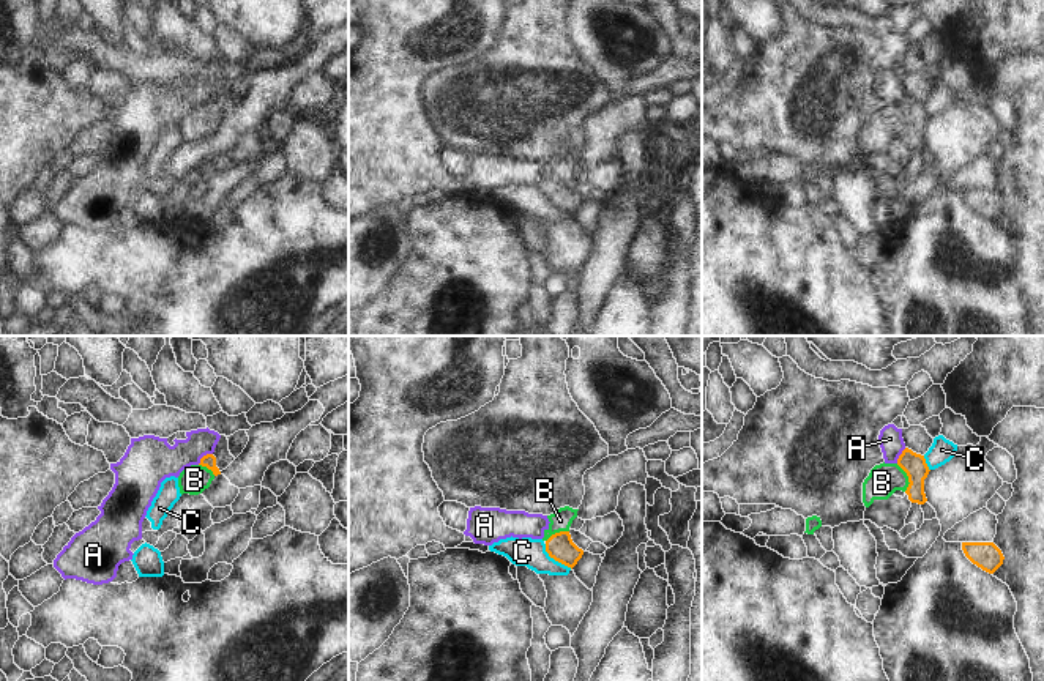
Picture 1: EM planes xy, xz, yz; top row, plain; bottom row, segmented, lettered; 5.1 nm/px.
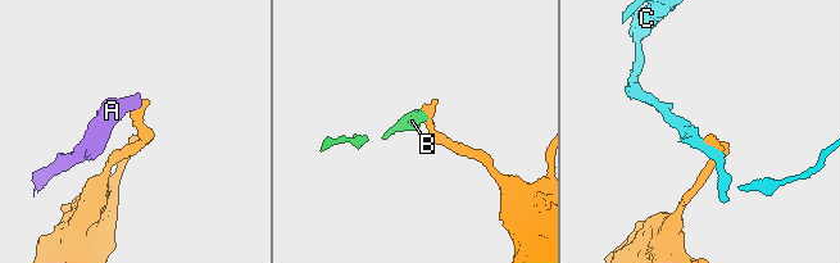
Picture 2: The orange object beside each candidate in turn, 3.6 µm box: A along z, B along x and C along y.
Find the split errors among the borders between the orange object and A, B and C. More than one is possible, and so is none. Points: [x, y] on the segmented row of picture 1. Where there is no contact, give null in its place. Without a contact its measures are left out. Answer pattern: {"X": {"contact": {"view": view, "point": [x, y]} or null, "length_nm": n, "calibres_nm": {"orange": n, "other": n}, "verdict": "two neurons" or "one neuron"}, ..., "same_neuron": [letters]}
{"A": {"contact": {"view": "xy", "point": [204, 456]}, "length_nm": 100, "calibres_nm": {"orange": 70, "other": 220}, "verdict": "two neurons"}, "B": {"contact": {"view": "yz", "point": [909, 478]}, "length_nm": 150, "calibres_nm": {"orange": 120, "other": 160}, "verdict": "one neuron"}, "C": {"contact": {"view": "xz", "point": [555, 560]}, "length_nm": 190, "calibres_nm": {"orange": 140, "other": 150}, "verdict": "two neurons"}, "same_neuron": ["B"]}

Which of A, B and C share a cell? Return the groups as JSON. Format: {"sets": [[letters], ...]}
{"sets": [["A"], ["B"], ["C"]]}

